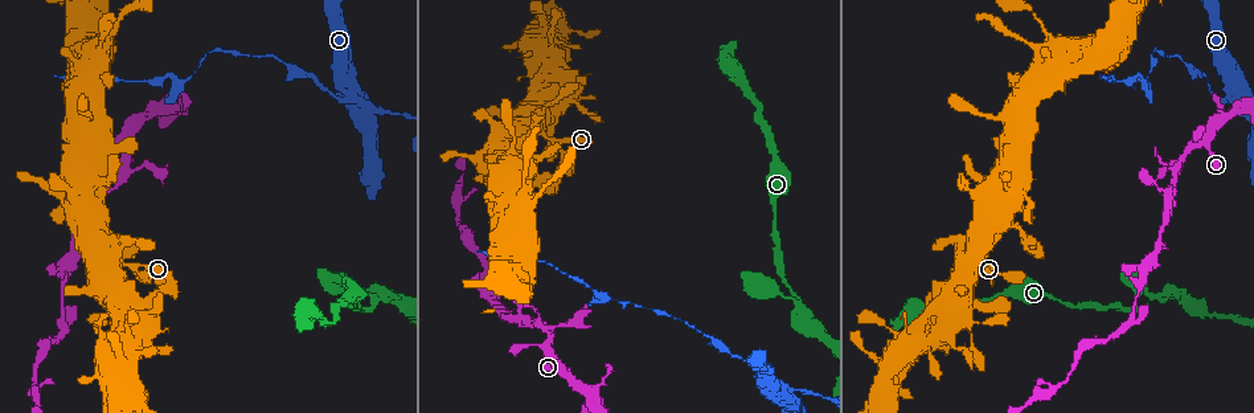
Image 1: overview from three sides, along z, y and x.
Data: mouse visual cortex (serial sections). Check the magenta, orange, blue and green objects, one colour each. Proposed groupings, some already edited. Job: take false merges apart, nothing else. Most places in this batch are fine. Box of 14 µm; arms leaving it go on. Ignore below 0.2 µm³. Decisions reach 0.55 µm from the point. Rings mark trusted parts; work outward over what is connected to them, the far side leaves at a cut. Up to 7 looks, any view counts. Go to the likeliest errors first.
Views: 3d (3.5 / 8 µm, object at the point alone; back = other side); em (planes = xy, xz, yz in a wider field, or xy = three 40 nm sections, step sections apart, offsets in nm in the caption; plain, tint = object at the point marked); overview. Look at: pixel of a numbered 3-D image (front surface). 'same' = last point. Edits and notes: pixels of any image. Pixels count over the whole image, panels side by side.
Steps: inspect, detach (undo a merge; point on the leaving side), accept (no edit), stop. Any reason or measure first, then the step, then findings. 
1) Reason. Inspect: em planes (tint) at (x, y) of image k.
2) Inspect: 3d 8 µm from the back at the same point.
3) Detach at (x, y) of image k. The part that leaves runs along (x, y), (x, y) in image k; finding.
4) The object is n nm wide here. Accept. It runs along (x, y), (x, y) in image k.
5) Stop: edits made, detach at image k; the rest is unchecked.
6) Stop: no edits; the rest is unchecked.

Thin arm on a thick one. Inspect: 3d 3.5 µm at (345, 94) of image 1.

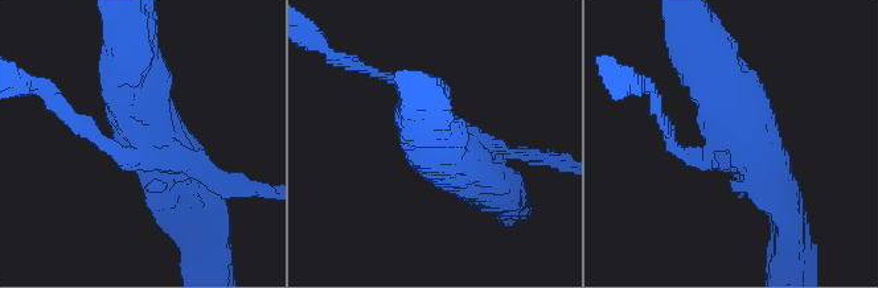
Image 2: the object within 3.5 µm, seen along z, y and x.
4 arms meet here; the arms are 200, 200, 400, 600 nm wide. Inspect: em xy step 3 (tint) at (141, 141) of image 2.

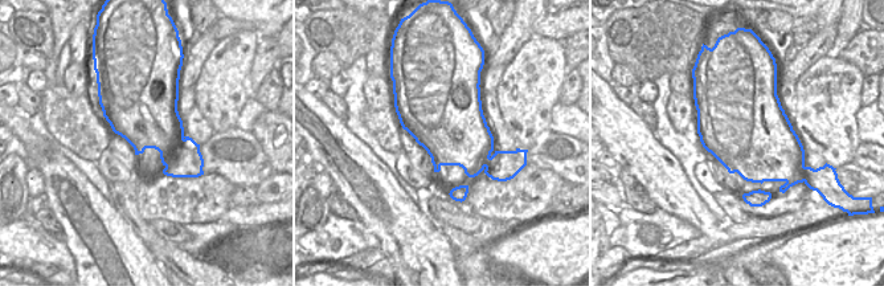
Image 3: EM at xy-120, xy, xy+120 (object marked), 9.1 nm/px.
Detach at (673, 148) of image 2. The part that leaves runs along (708, 151), (673, 147), (653, 94) in image 2; two cells meet here.

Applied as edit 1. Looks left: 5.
Sharp bend. Inspect: 3d 3.5 µm from the back at (374, 304) of image 1.

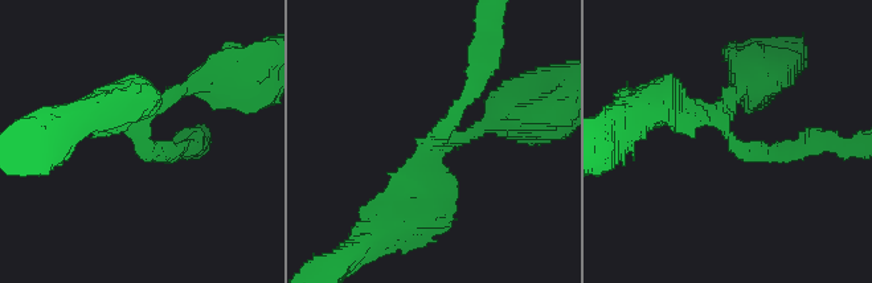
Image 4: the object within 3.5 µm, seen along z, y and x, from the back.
3 arms meet here; the arms are 150, 150, 300 nm wide; shape alone is not enough. Inspect: em xy step 2 (plain) at (728, 137) of image 4.

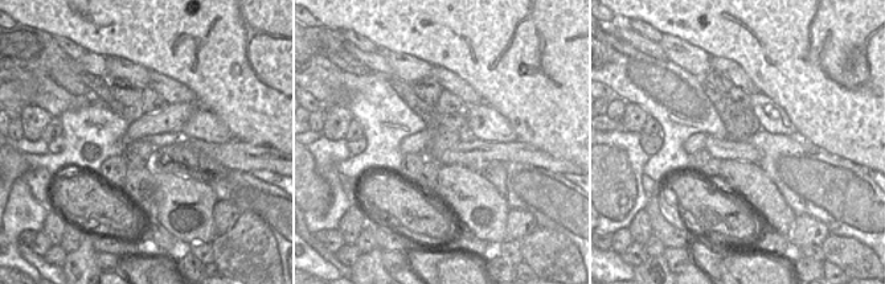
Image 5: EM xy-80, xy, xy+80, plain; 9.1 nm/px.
Where the object lies. Inspect: em xy step 2 (tint) at the same point.

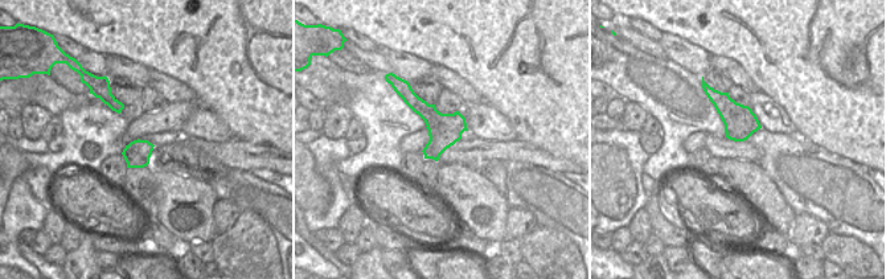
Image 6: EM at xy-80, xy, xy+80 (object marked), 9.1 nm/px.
Accept. It runs along (799, 154), (728, 136), (745, 83) in image 4; continuous, no second cell.

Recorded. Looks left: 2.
Sharp bend. Inspect: 3d 3.5 µm from the back at (1203, 139) of image 1.

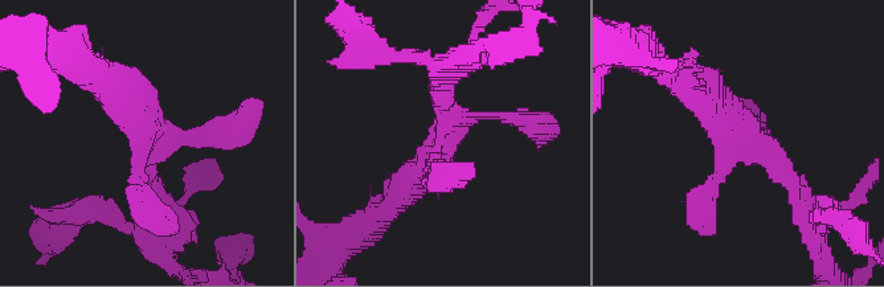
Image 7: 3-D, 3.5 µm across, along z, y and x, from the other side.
Inspect: em xy step 5 (tint) at (146, 136) of image 7.

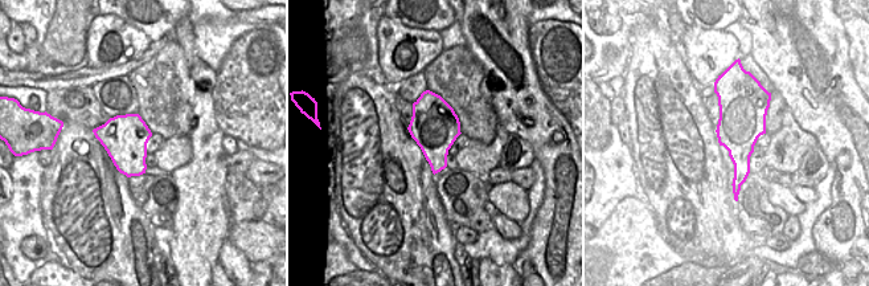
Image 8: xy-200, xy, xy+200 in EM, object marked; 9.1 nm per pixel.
Accept. It runs along (441, 177), (449, 76) in image 7; all the same cell.

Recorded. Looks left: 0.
Stop: edits made, detach at image 2; the rest is unchecked.

